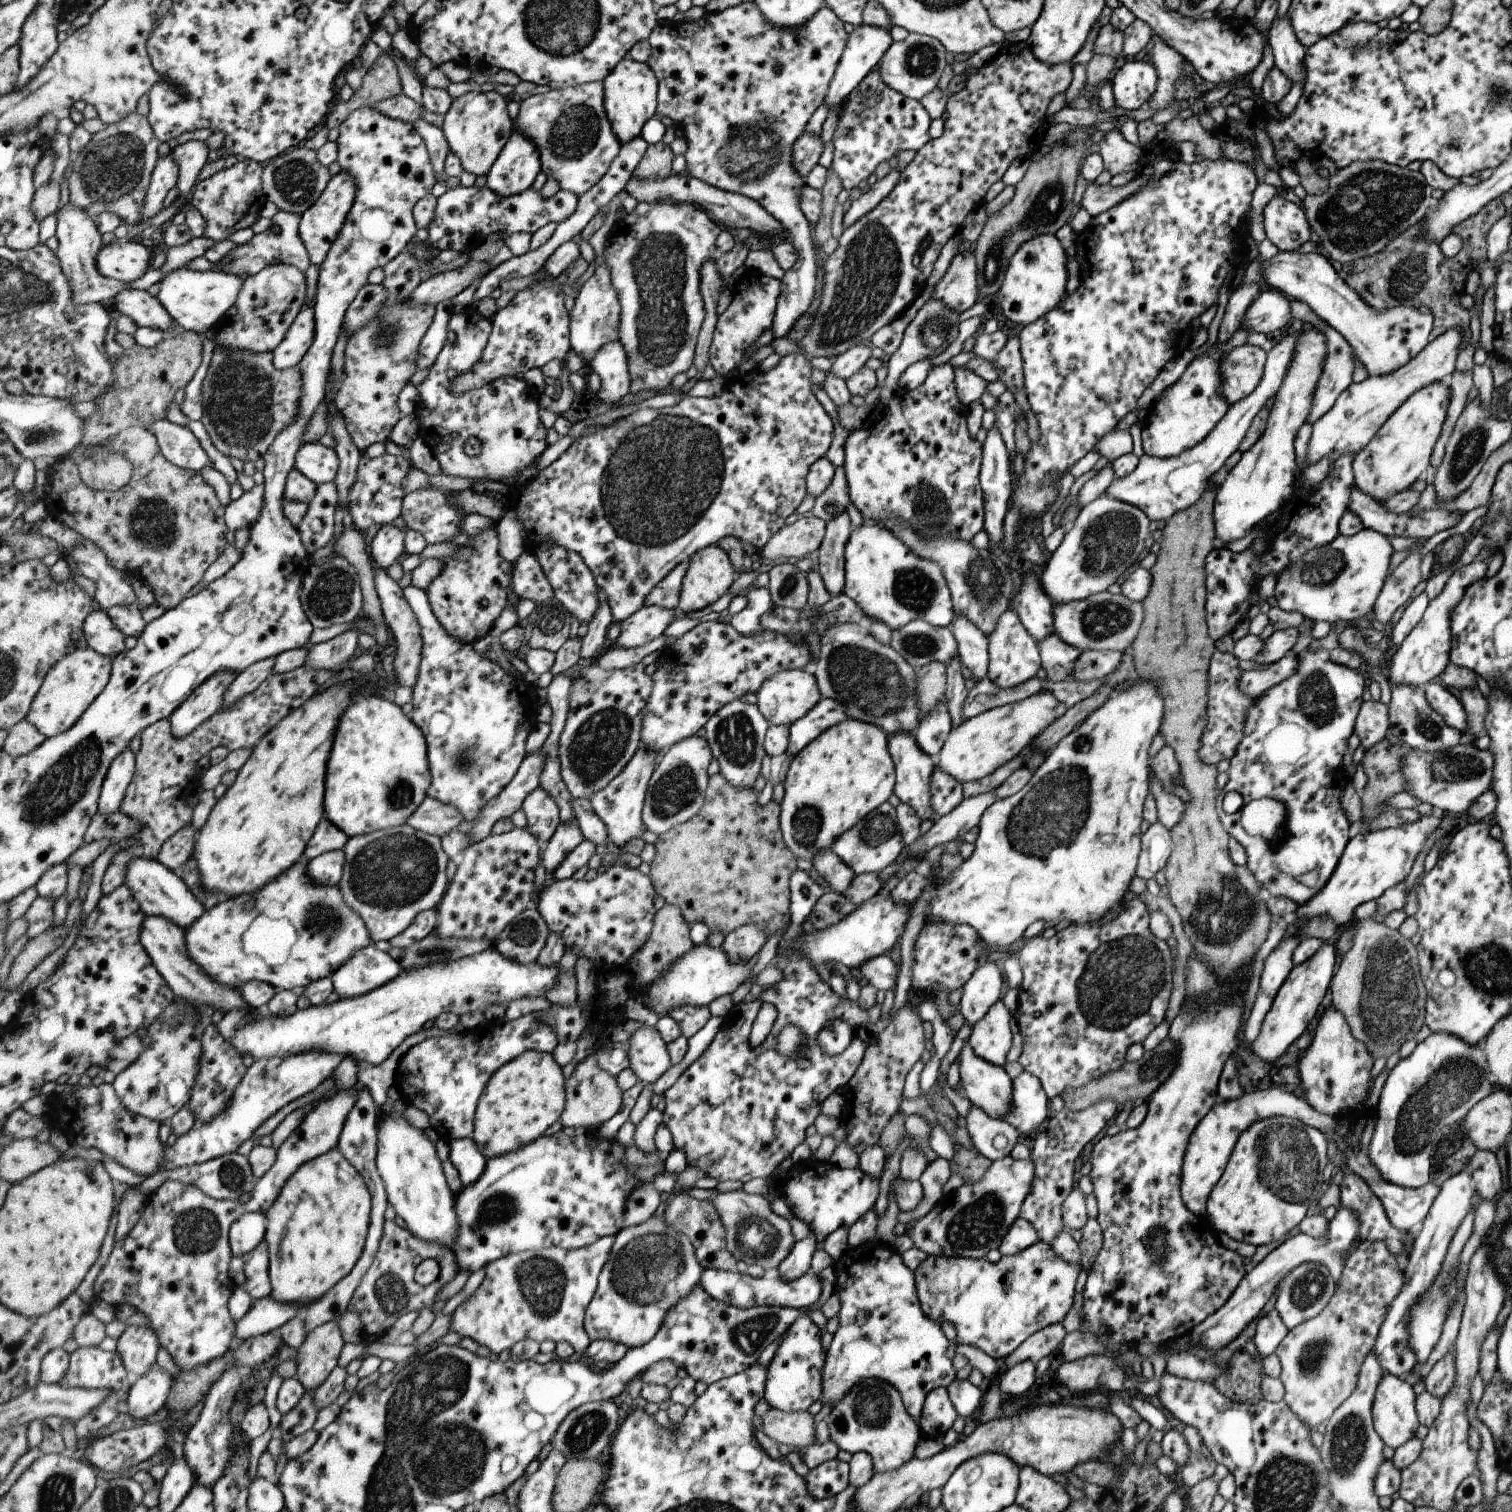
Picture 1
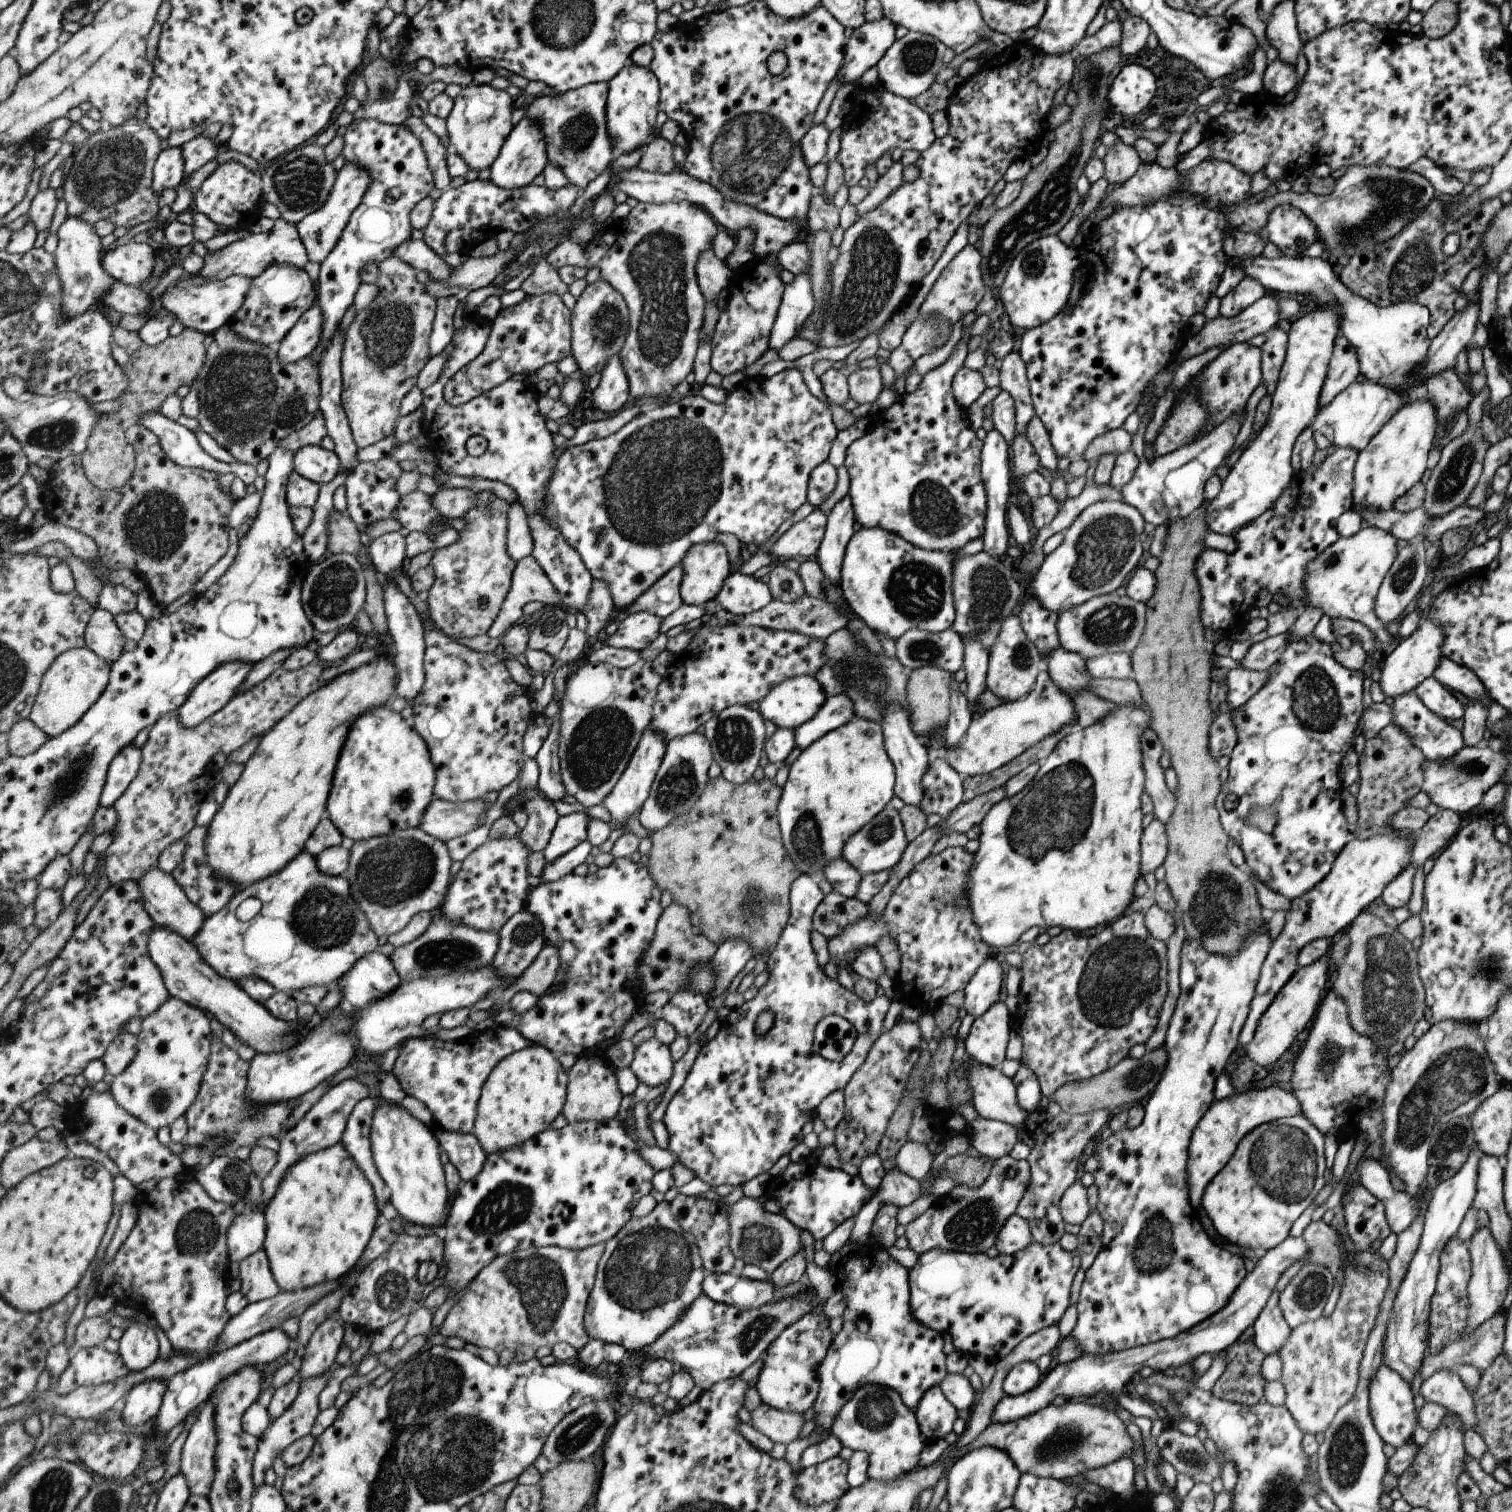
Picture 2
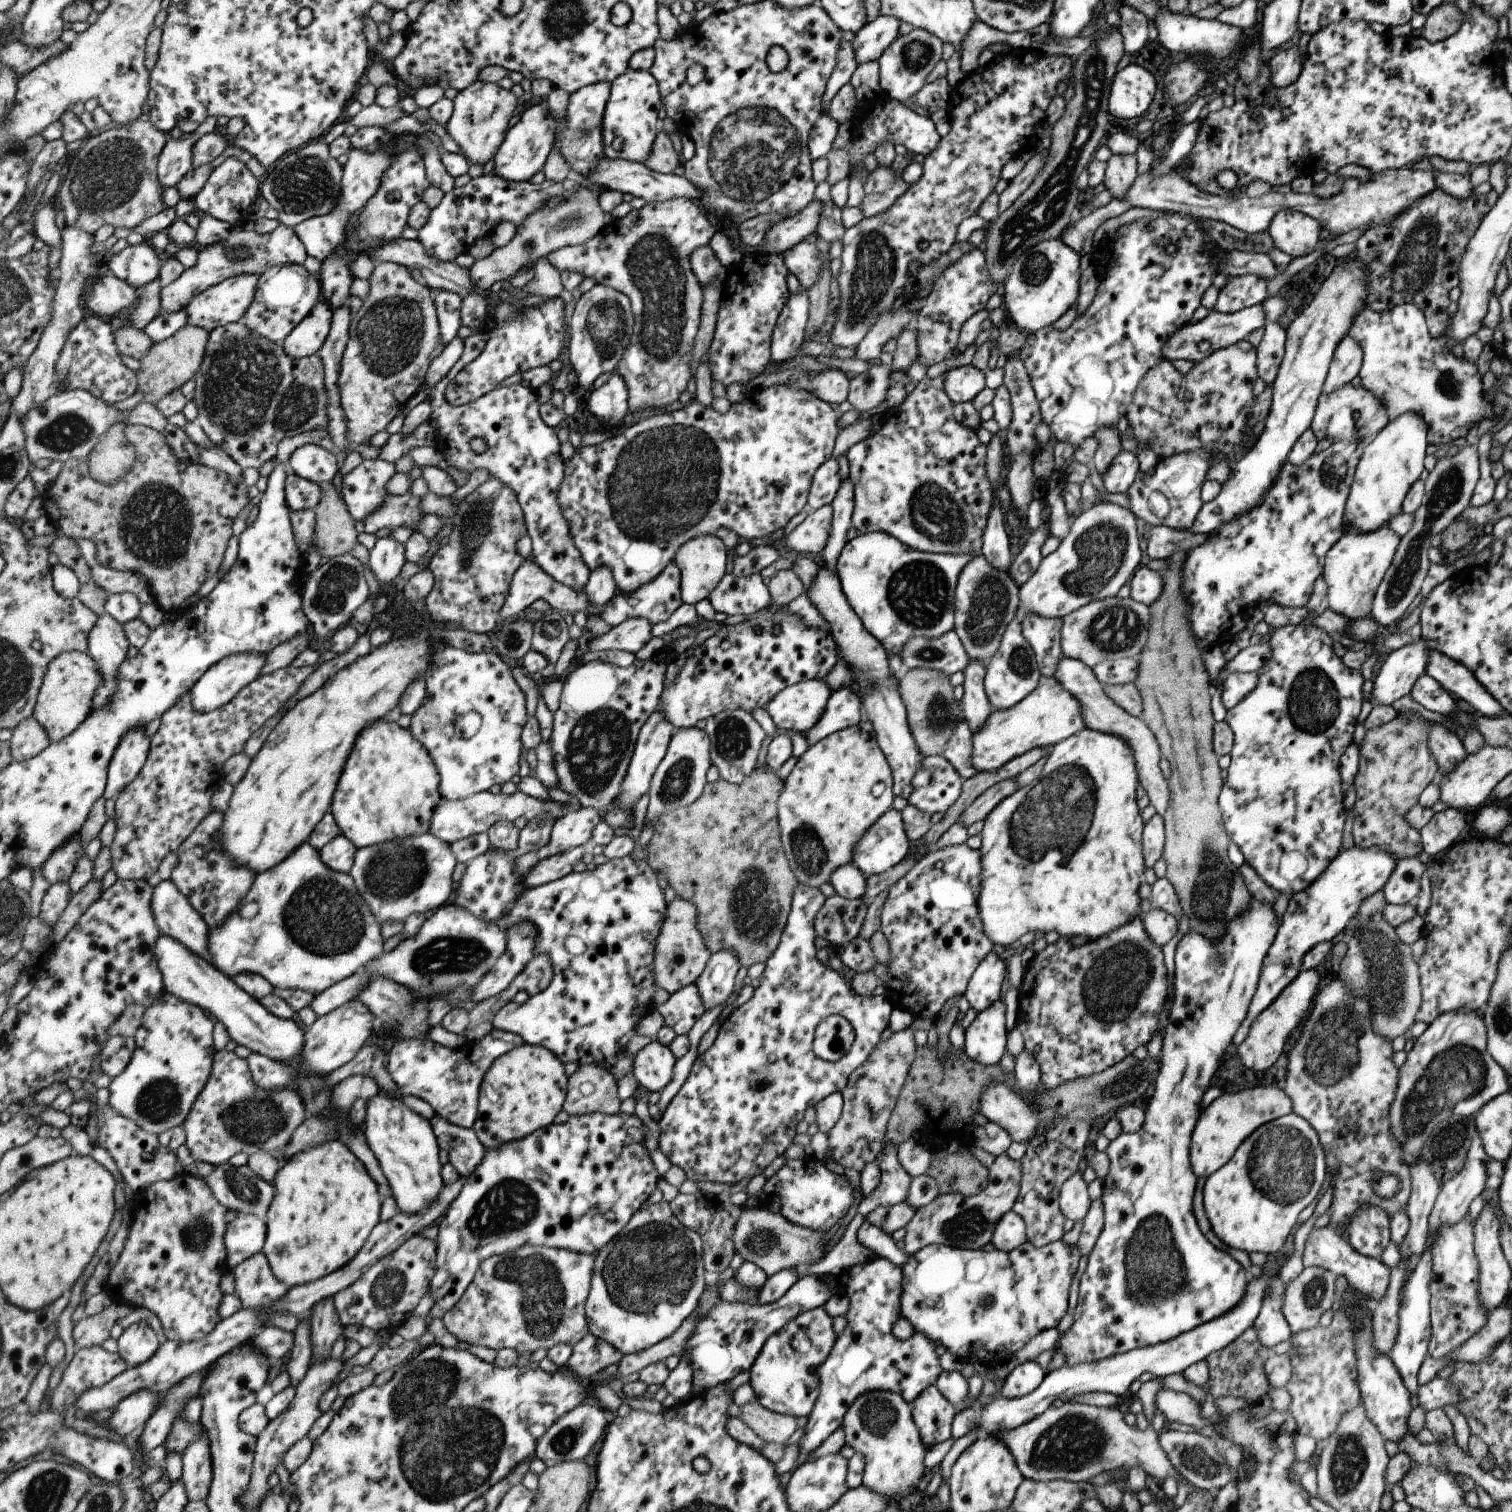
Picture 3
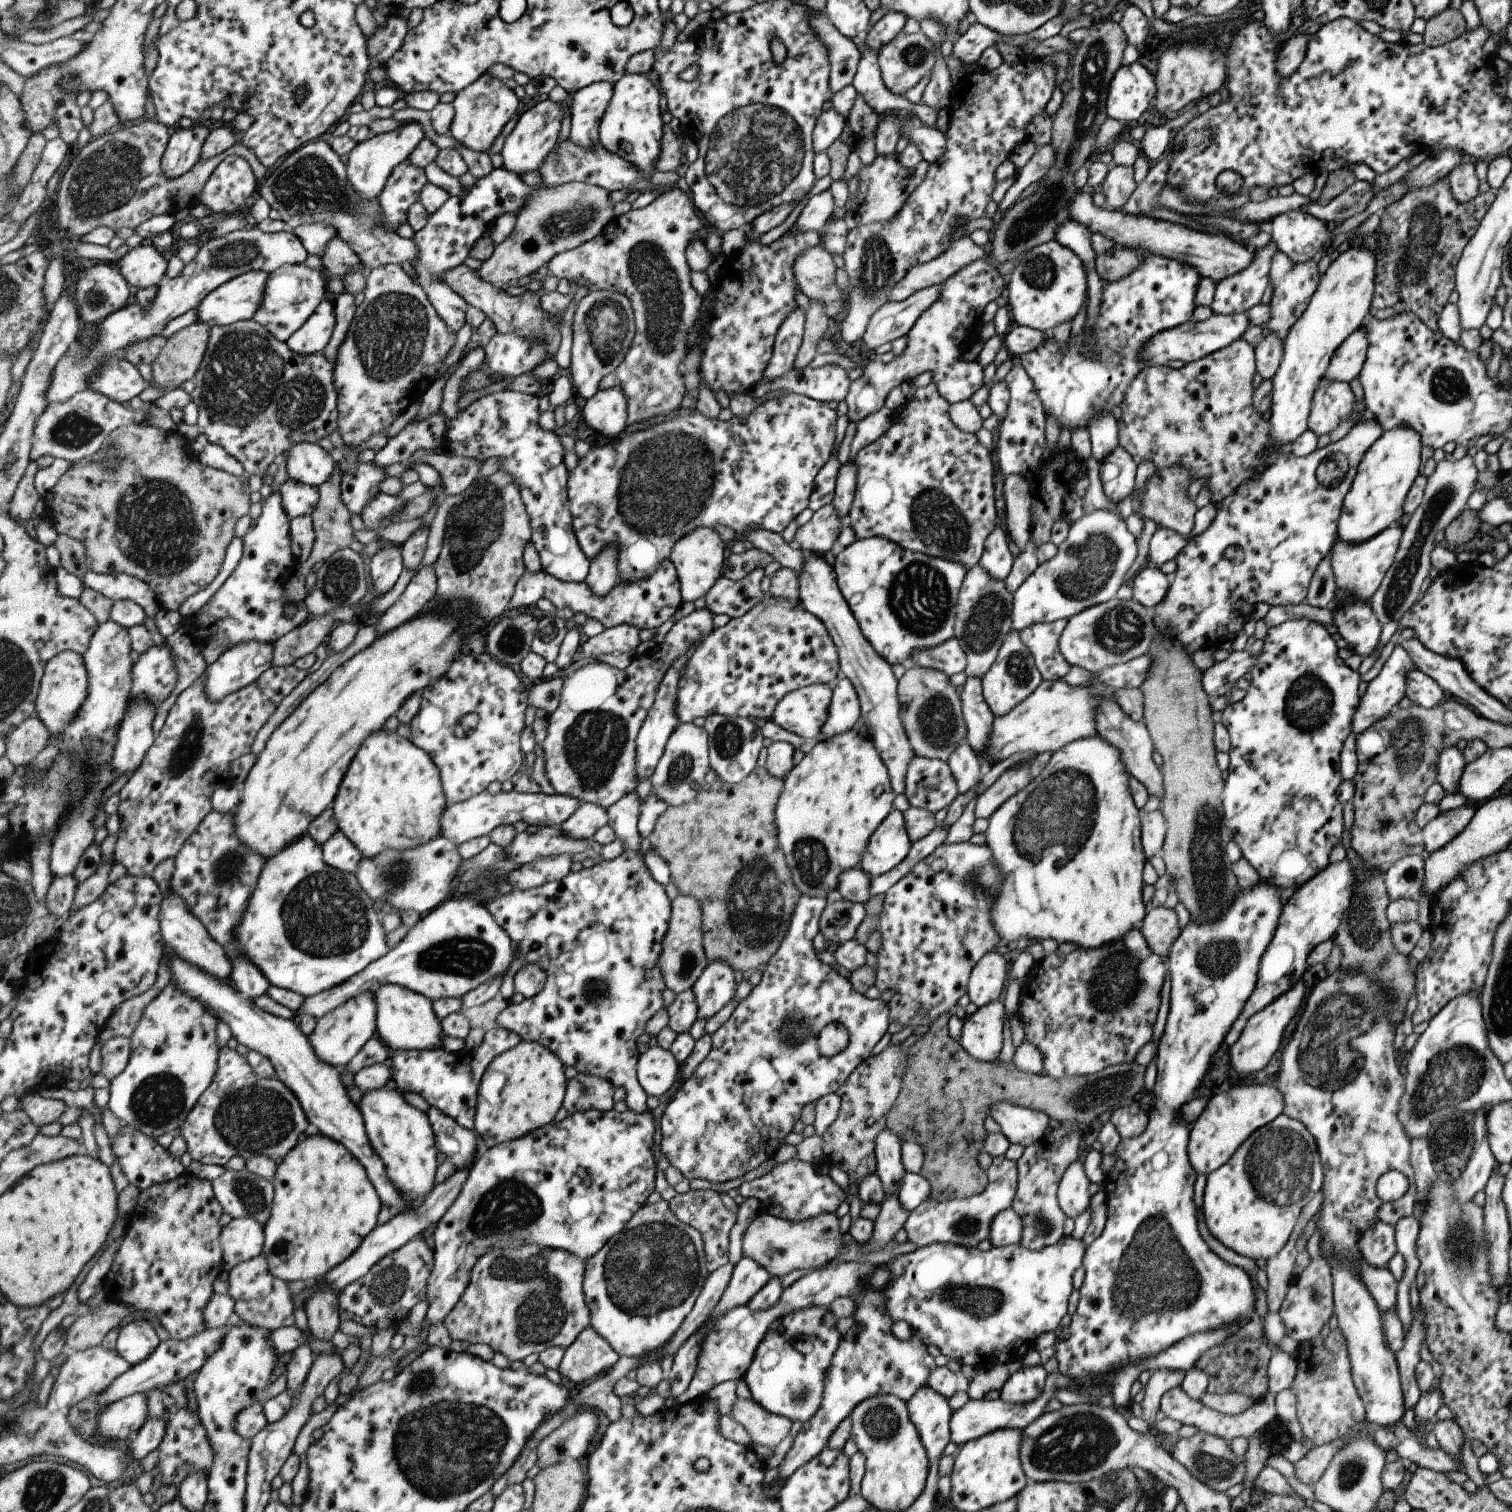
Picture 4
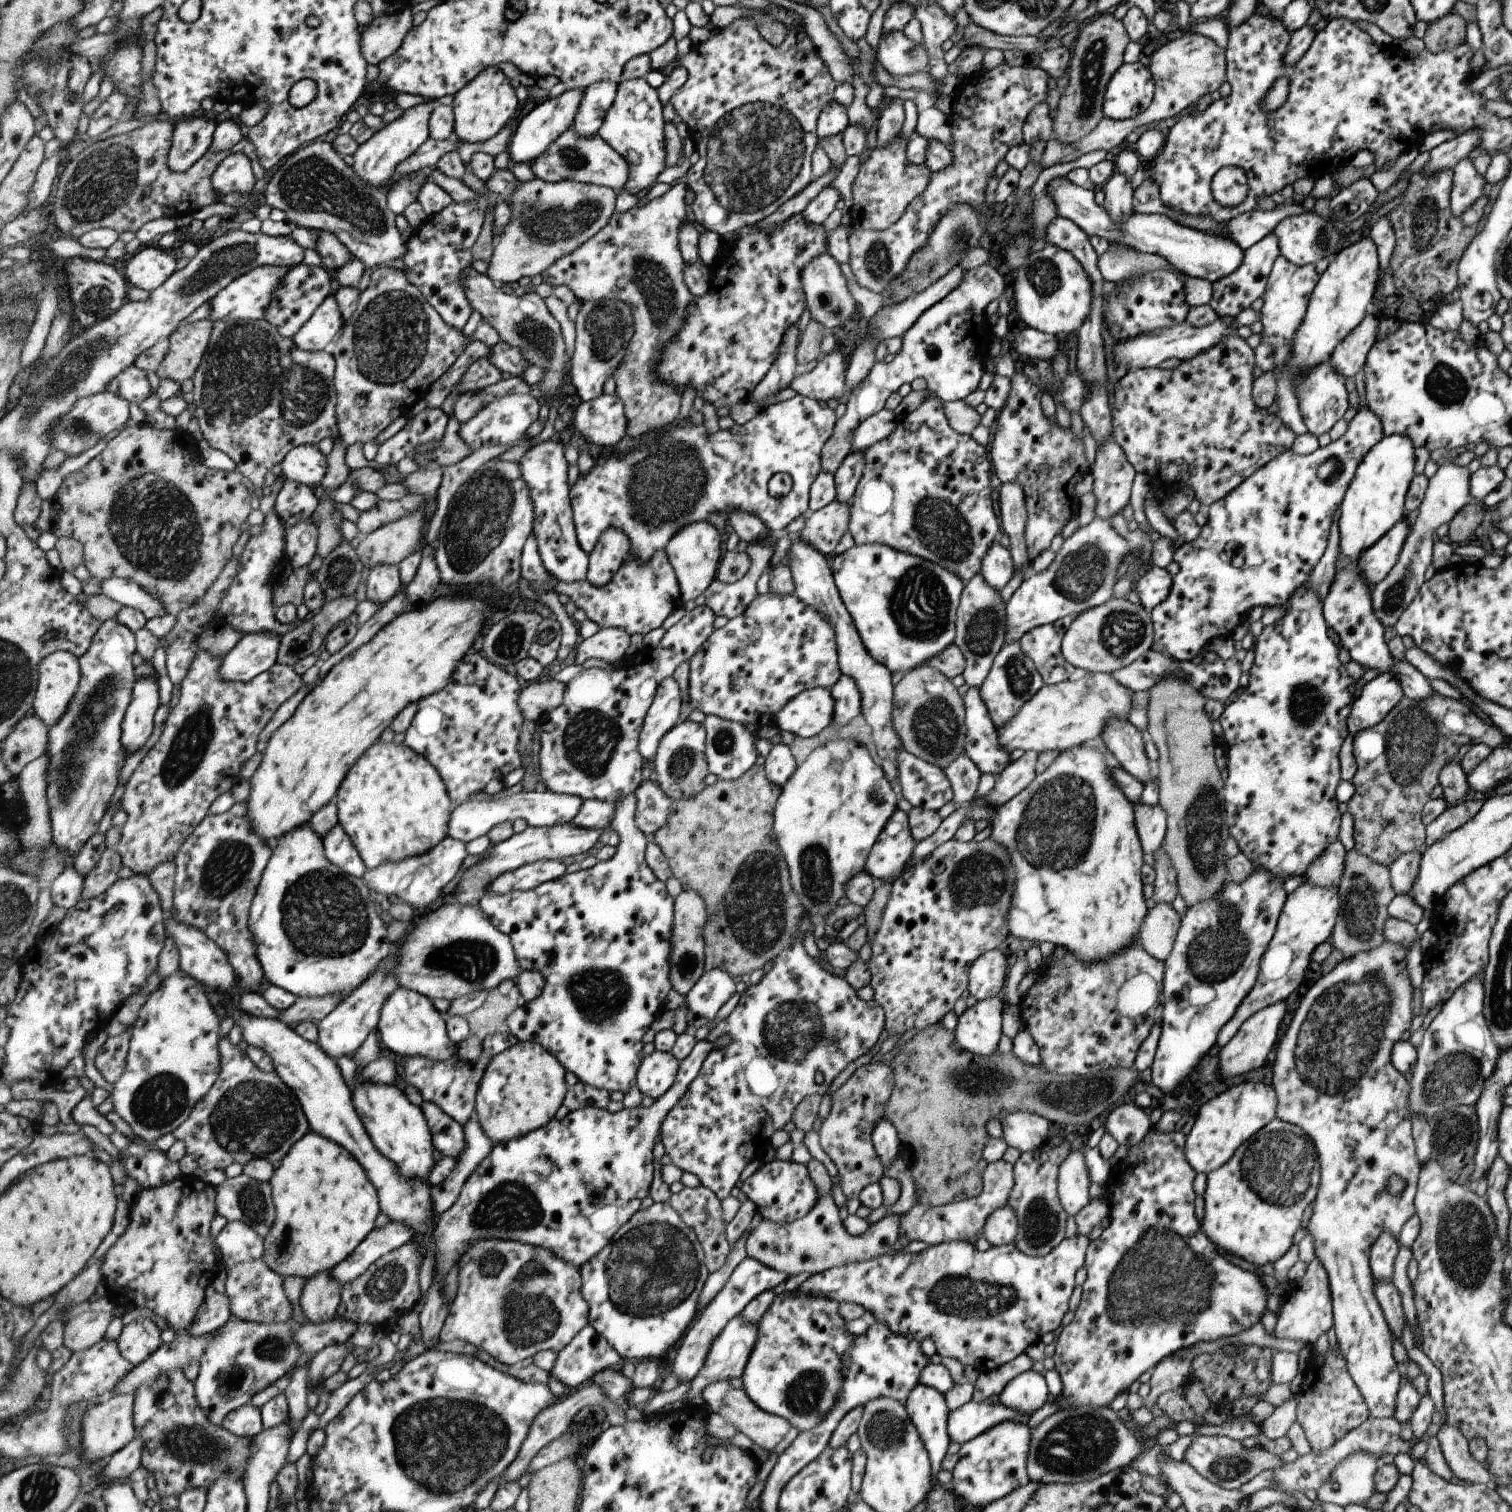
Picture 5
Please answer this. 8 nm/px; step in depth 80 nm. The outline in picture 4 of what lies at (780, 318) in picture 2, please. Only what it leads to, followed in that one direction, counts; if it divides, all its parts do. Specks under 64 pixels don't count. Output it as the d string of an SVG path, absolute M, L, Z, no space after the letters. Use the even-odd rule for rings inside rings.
M797 307L783 318L783 323L779 324L779 328L777 328L772 354L762 380L779 378L794 368L793 360L803 338L804 324L805 312Z

